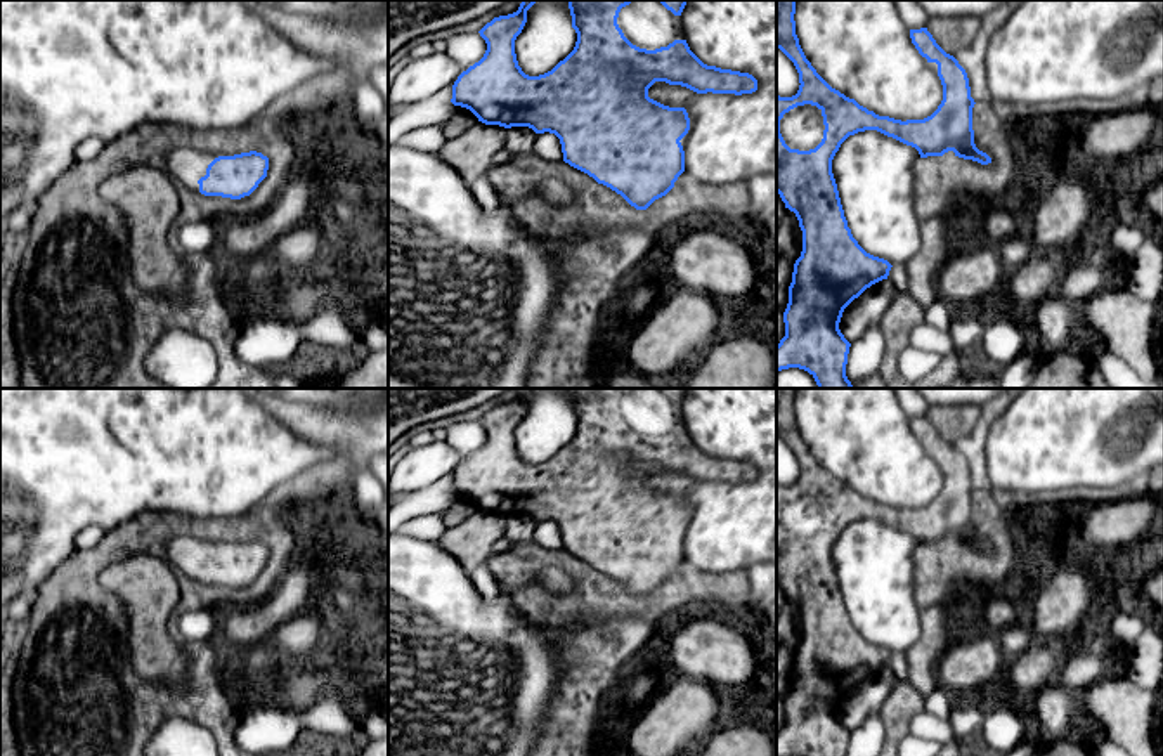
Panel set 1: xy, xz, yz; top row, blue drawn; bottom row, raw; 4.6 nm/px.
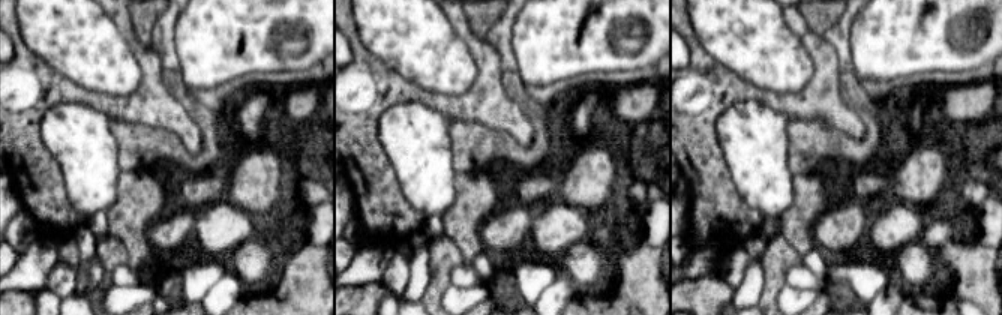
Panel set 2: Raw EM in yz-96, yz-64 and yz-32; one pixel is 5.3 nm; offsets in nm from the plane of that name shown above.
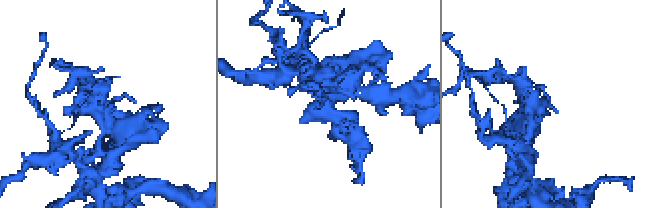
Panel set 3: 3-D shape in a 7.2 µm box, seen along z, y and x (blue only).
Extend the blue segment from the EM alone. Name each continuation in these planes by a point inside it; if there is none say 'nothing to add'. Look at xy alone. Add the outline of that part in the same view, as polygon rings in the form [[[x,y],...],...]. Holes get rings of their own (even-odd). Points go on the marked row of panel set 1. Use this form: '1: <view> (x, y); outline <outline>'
1: xy (184, 165); outline [[[175,147],[166,154],[165,172],[175,184],[199,192],[198,180],[206,175],[206,168],[215,158],[211,153],[194,147]]]

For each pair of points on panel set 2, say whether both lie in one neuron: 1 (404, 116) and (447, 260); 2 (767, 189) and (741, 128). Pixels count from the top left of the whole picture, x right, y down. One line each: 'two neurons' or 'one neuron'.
1: two neurons
2: one neuron

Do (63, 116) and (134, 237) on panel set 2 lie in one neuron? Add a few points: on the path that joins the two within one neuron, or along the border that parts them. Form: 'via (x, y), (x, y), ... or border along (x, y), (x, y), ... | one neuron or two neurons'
border along (120, 167), (119, 195), (107, 210) | two neurons

